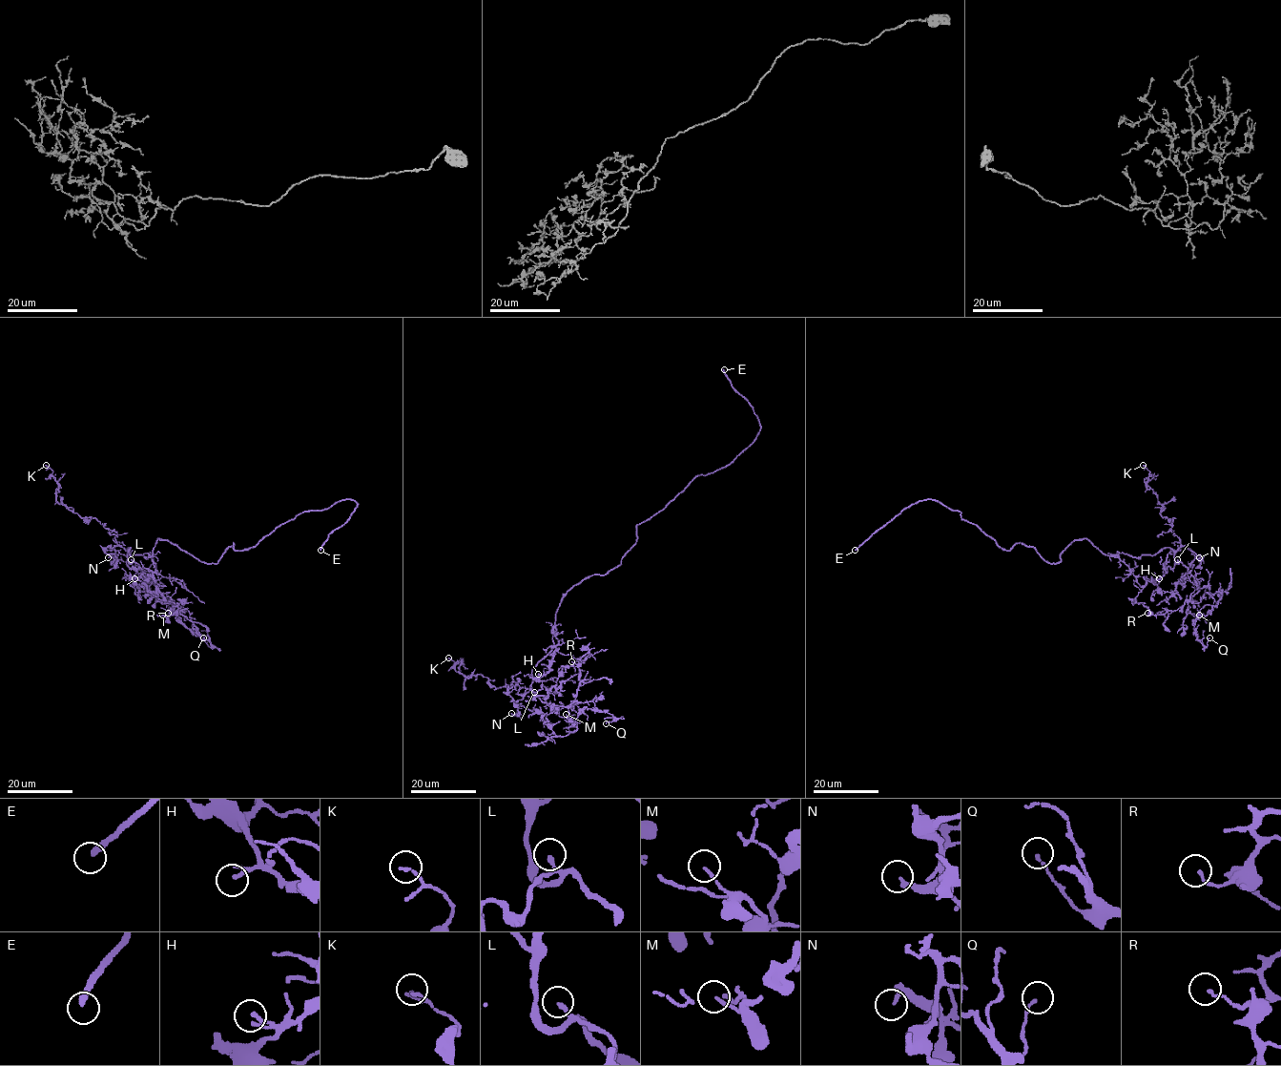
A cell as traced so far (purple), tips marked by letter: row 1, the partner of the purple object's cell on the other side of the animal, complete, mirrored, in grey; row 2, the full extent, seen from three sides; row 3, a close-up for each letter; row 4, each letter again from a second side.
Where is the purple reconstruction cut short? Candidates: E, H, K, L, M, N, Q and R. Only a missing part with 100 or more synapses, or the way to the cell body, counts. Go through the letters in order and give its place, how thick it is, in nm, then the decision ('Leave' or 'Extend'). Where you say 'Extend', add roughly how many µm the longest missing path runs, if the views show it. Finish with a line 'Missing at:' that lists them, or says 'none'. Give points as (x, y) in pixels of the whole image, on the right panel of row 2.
E: Place: (855, 550). Thickness 260 nm. Extend. Missing length about 70 µm
H: Place: (1159, 578). Thickness 110 nm. Leave
K: Place: (1143, 465). Thickness 130 nm. Leave
L: Place: (1177, 559). Thickness 140 nm. Leave
M: Place: (1199, 615). Thickness 110 nm. Leave
N: Place: (1199, 557). Thickness 200 nm. Extend. Missing length about 60 µm
Q: Place: (1209, 637). Thickness 130 nm. Leave
R: Place: (1147, 613). Thickness 130 nm. Leave
Missing at: E, N

